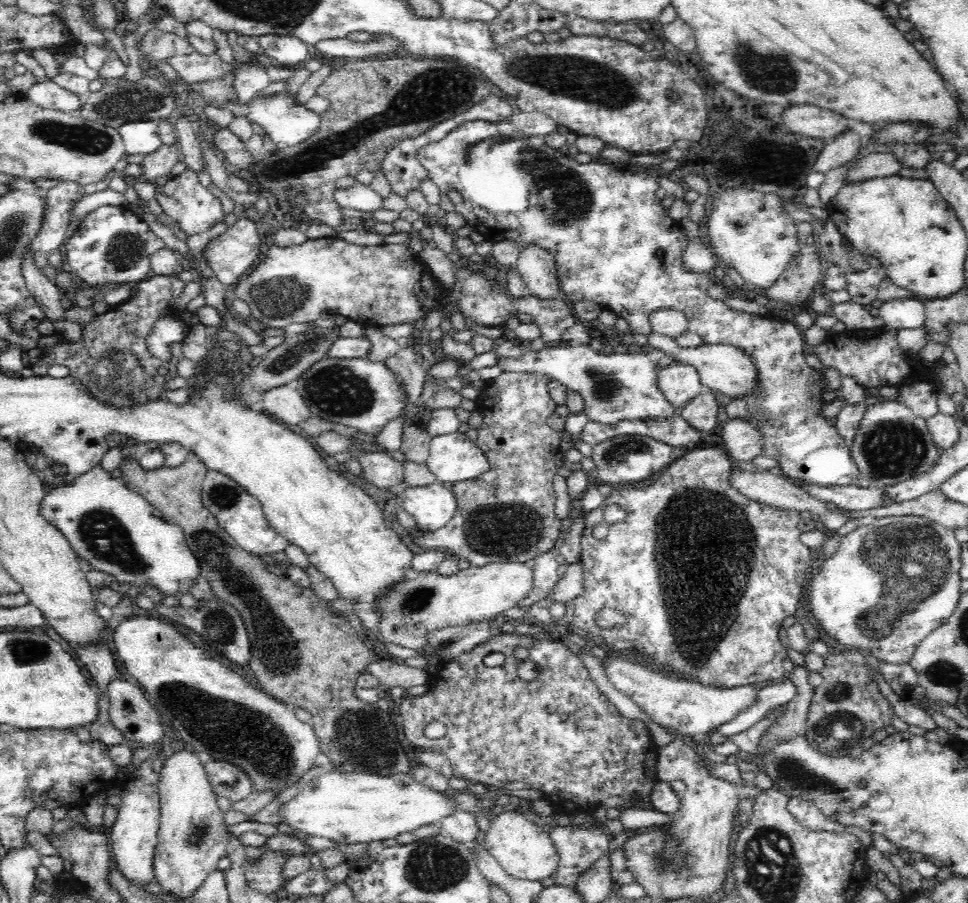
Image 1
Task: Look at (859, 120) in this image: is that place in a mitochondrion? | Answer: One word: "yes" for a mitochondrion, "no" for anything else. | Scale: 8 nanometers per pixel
no

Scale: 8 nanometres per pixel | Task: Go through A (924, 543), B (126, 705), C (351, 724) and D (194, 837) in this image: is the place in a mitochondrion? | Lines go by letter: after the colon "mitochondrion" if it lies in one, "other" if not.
A: mitochondrion
B: mitochondrion
C: mitochondrion
D: mitochondrion

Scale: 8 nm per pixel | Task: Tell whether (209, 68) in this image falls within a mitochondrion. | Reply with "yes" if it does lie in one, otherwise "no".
no

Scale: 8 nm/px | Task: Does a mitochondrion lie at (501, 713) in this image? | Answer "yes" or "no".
no

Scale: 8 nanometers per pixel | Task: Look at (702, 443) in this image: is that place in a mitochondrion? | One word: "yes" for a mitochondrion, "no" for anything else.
no

